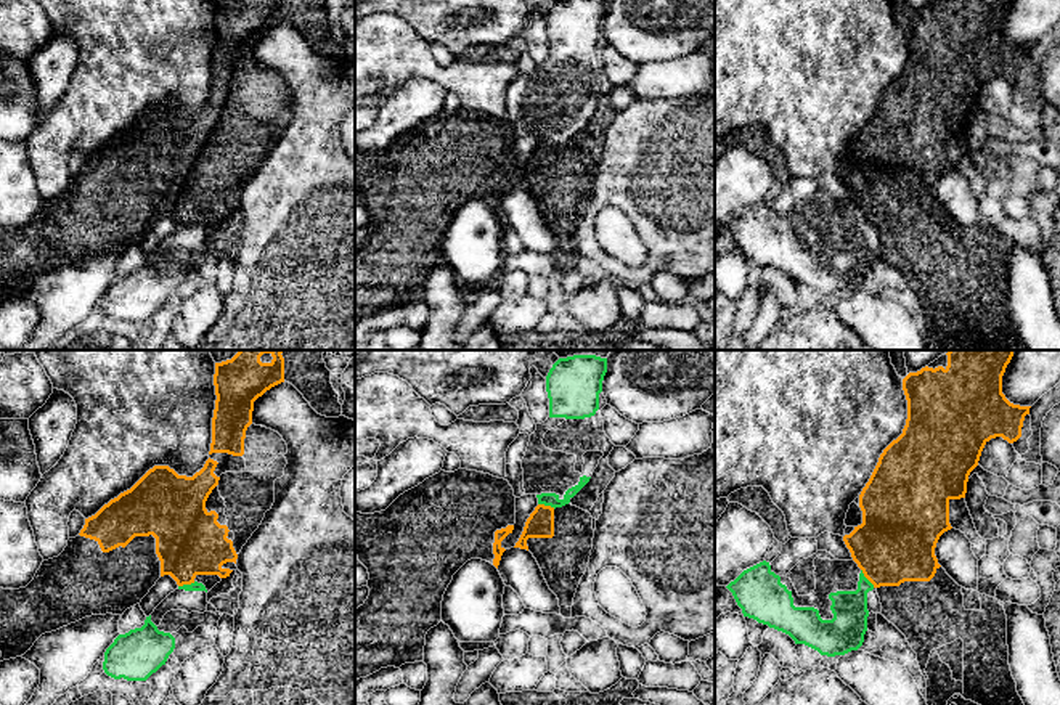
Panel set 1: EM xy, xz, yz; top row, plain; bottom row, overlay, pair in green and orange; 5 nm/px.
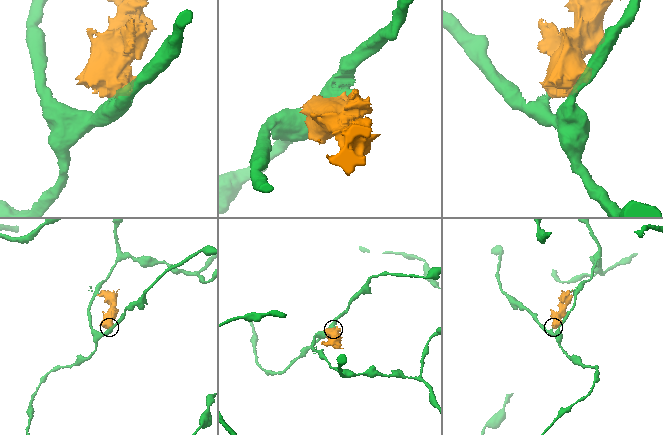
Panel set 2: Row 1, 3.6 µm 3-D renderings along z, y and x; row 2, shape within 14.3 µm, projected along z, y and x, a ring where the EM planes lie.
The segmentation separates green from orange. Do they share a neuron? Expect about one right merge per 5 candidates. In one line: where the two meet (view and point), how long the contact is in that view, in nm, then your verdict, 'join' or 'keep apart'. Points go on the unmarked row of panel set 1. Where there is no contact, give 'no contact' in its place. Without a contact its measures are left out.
yz (866, 219) | 120 nm | keep apart

